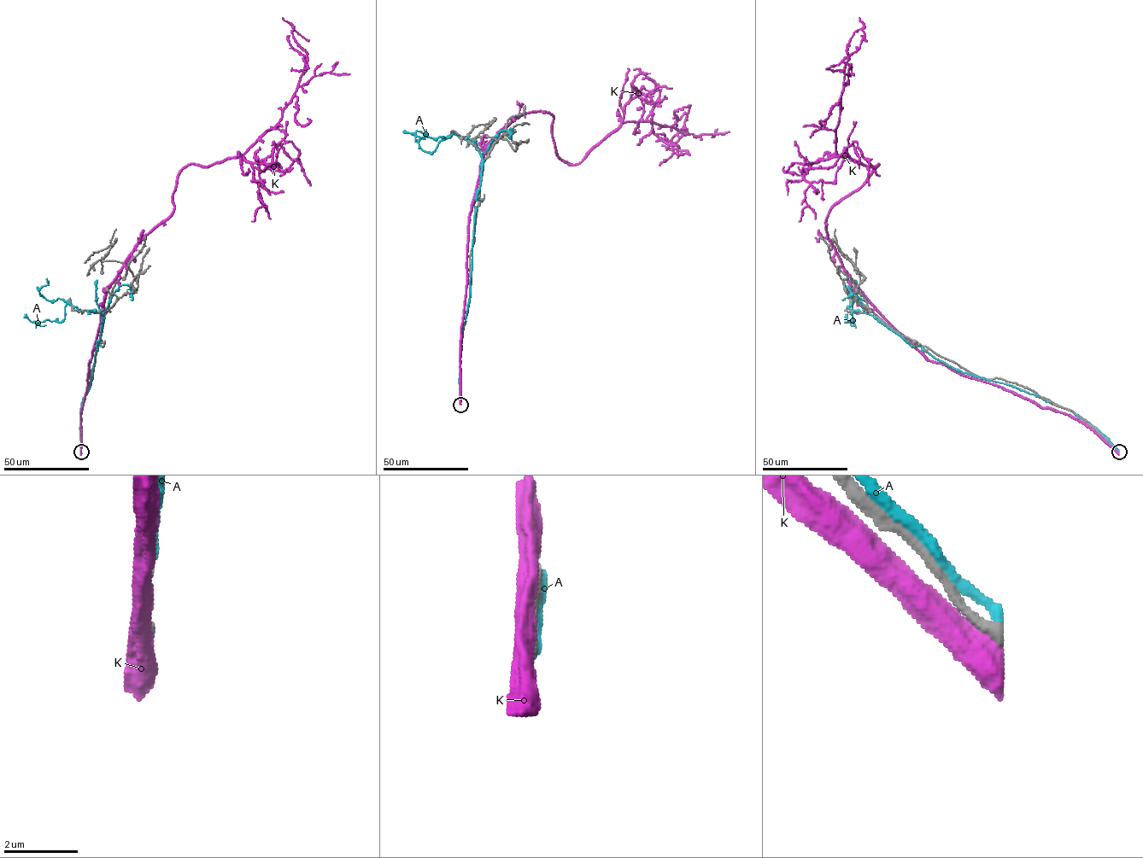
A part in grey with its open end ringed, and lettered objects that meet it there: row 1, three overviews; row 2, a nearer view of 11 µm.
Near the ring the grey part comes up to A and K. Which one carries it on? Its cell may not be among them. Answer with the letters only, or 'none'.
none

